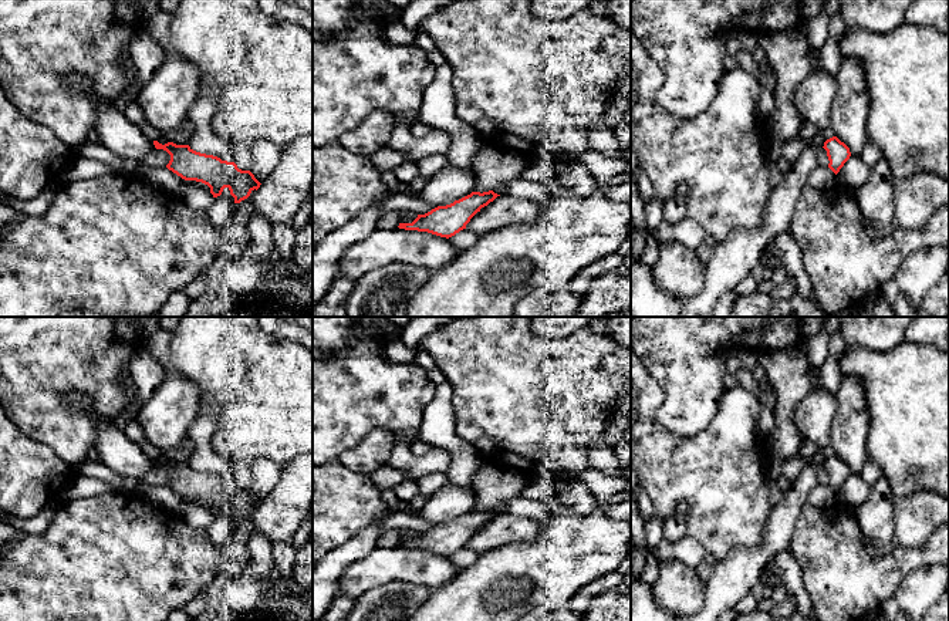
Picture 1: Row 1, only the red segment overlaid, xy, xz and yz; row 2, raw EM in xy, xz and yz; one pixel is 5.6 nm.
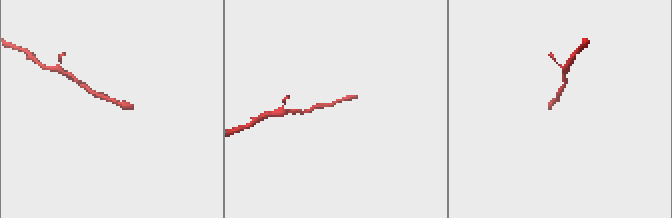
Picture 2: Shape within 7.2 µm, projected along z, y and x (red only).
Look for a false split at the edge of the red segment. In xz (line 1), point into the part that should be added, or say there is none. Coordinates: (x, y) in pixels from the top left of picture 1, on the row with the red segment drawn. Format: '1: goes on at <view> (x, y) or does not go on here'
1: does not go on here

